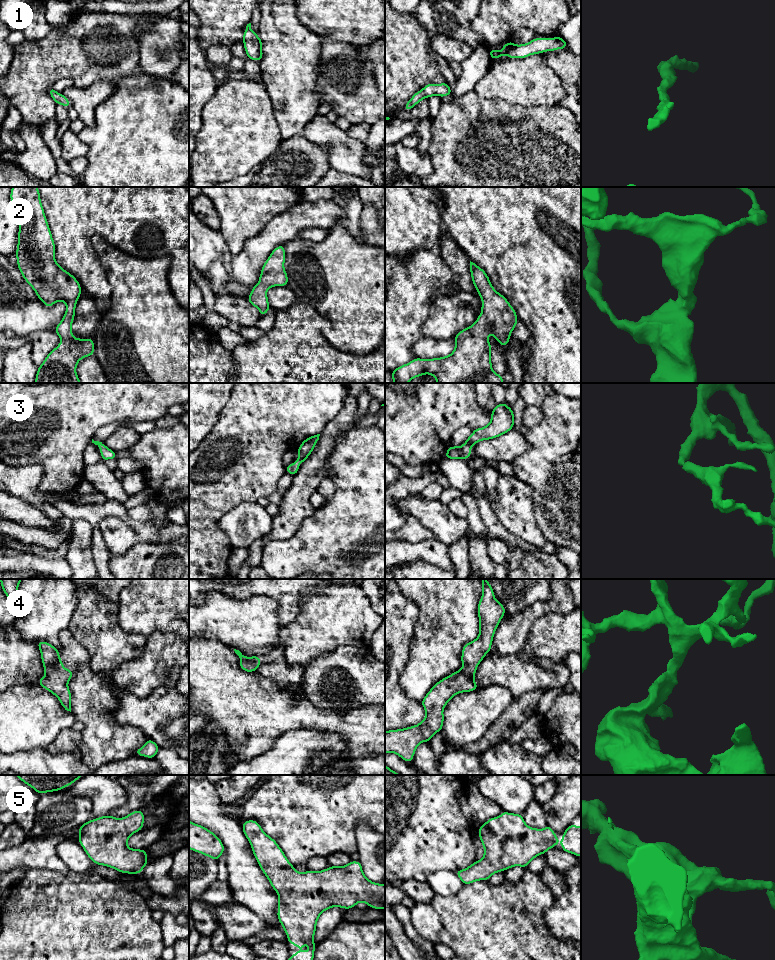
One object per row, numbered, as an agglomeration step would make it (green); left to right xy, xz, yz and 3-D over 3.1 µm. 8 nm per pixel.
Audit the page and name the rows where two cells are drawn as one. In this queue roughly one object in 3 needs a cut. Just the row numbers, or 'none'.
none

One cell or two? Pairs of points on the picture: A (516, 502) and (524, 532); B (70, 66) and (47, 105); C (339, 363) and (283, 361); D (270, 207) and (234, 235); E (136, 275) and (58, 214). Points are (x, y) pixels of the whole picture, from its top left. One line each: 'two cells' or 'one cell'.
A: one cell
B: one cell
C: one cell
D: one cell
E: two cells

